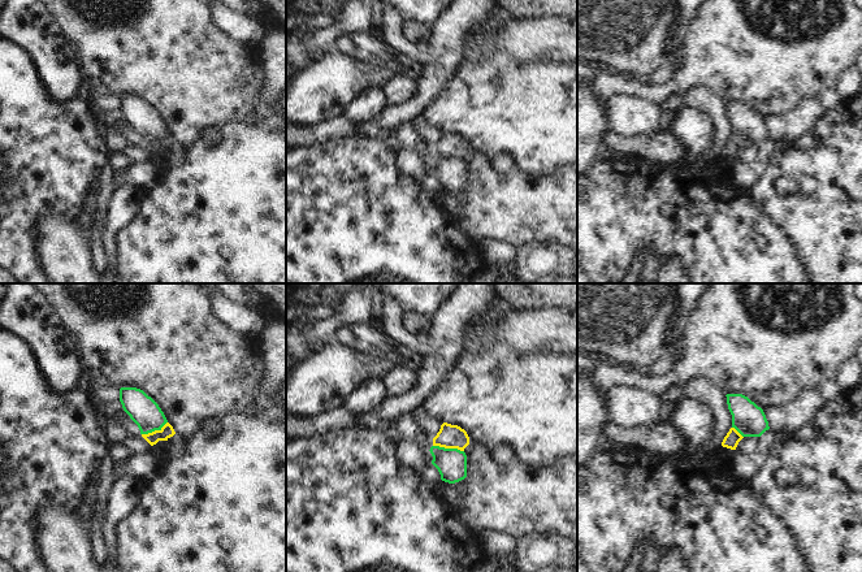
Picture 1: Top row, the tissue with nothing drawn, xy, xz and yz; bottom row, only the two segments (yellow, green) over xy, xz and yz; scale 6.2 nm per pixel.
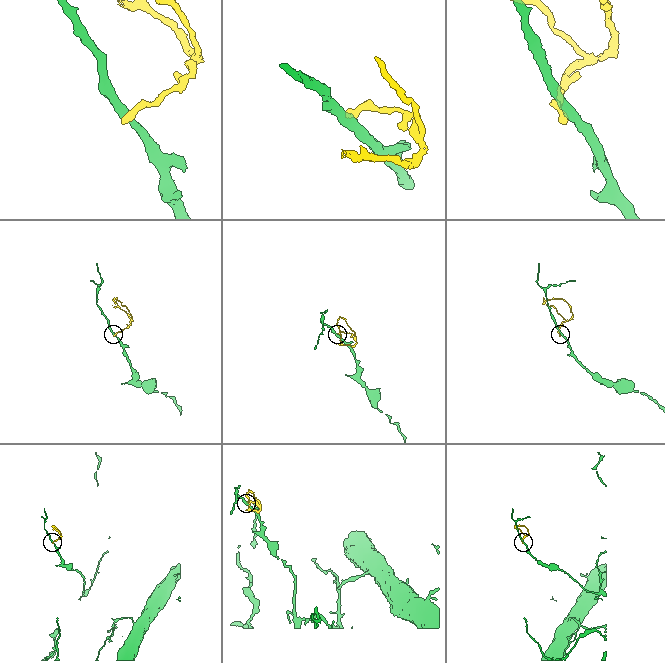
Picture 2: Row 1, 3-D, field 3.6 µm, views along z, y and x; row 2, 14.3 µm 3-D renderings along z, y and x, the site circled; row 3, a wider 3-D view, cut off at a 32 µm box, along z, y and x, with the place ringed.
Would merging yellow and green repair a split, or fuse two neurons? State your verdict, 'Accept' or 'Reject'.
Reject

